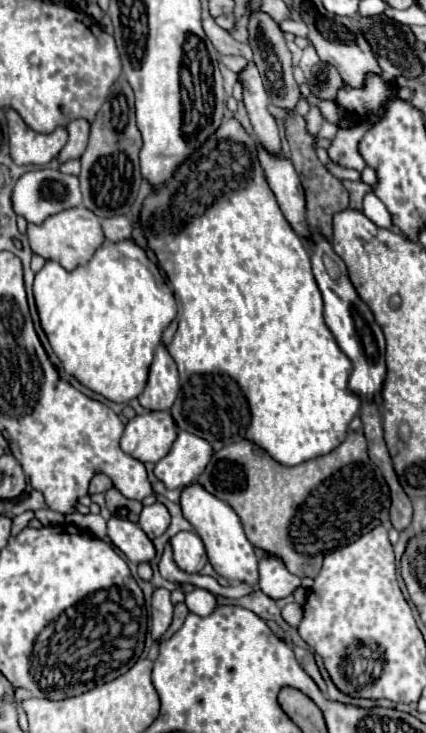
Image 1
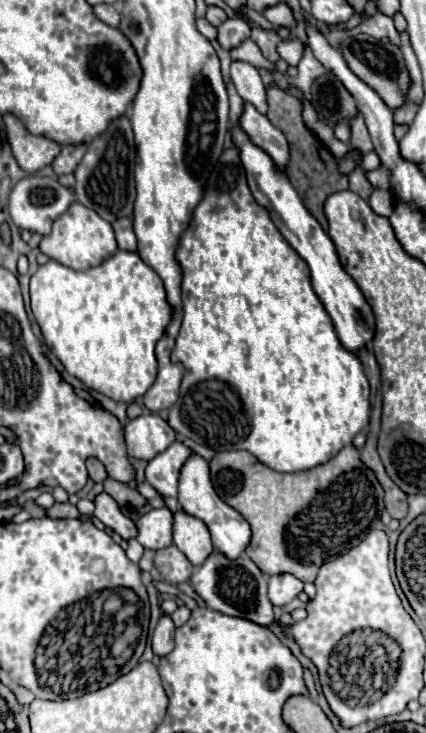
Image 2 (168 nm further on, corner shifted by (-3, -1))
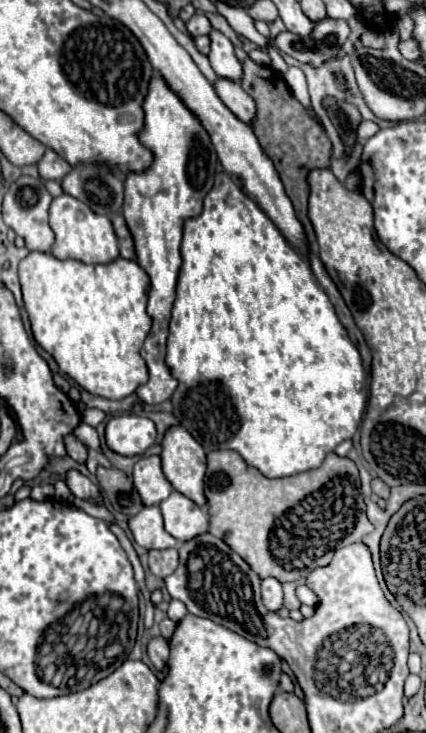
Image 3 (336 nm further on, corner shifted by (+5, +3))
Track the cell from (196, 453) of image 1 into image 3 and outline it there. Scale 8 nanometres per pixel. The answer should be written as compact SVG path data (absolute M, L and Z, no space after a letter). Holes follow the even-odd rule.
M141 458L133 468L133 484L141 496L143 506L159 506L173 490L169 480L161 474L161 458Z

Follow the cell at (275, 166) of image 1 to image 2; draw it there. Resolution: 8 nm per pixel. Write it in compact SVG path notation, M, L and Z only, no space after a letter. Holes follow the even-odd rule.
M245 104L241 128L255 146L263 148L263 152L267 152L271 160L279 164L279 168L287 164L287 138L267 120L267 116L259 114L251 104Z

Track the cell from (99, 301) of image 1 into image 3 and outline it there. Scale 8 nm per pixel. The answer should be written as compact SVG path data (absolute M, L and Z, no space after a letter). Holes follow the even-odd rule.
M29 252L19 264L19 280L33 336L45 352L51 356L55 352L55 362L63 374L71 376L87 392L109 400L121 400L147 382L149 374L139 350L151 328L151 318L145 312L149 276L137 262L117 258L111 264L85 264L57 260L49 252Z

